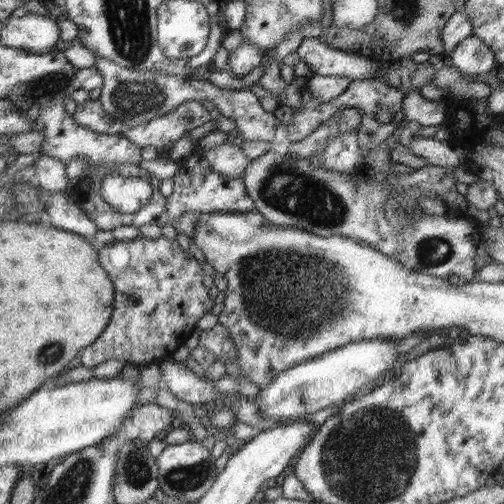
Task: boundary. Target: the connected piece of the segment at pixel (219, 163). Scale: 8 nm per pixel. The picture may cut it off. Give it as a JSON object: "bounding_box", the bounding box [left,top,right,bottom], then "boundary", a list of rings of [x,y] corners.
{"bounding_box":[203,143,251,179],"boundary":[[[224,143],[206,151],[203,150],[203,155],[206,160],[209,160],[214,172],[236,179],[243,177],[244,170],[251,161],[238,145],[231,143]]]}

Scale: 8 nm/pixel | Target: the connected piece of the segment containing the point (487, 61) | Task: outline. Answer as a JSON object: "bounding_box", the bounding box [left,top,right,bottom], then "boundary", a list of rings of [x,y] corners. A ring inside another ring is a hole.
{"bounding_box":[449,35,497,75],"boundary":[[[474,35],[462,40],[449,56],[453,66],[465,75],[490,73],[497,65],[490,47]]]}

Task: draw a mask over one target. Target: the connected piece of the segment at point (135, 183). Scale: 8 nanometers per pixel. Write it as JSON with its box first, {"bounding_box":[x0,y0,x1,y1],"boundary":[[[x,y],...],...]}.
{"bounding_box":[100,173,152,216],"boundary":[[[110,173],[101,180],[100,190],[106,205],[121,216],[130,216],[140,211],[152,196],[150,181]]]}

